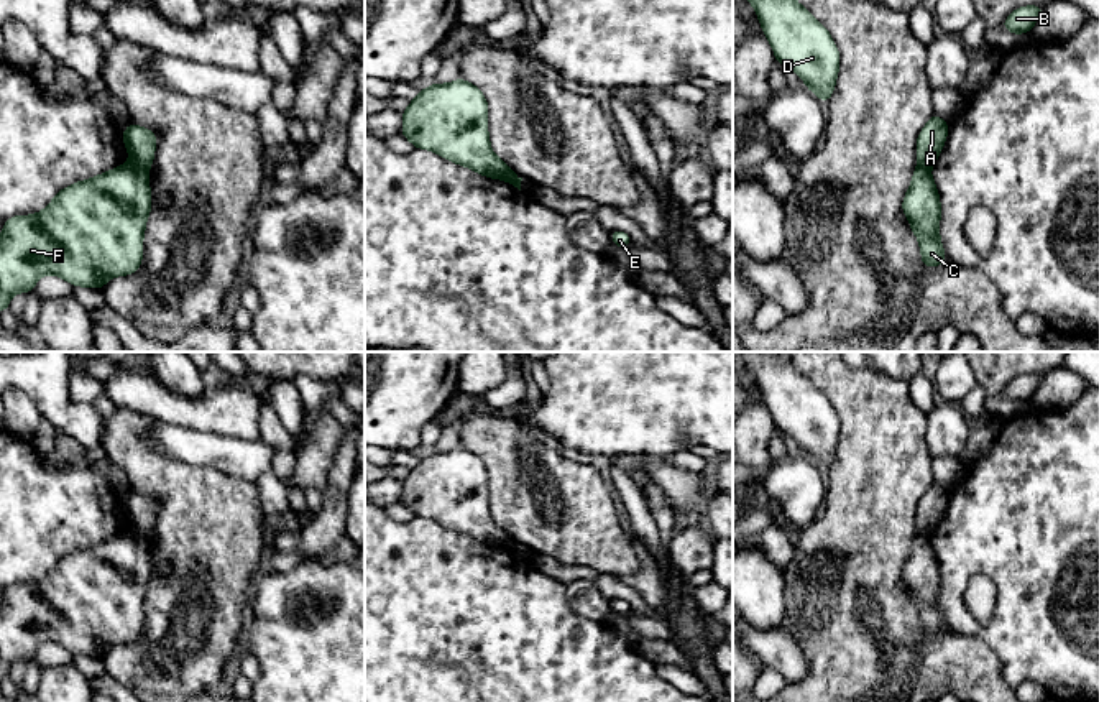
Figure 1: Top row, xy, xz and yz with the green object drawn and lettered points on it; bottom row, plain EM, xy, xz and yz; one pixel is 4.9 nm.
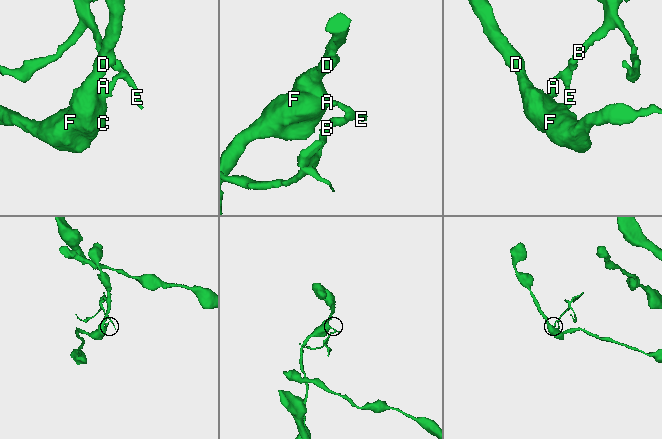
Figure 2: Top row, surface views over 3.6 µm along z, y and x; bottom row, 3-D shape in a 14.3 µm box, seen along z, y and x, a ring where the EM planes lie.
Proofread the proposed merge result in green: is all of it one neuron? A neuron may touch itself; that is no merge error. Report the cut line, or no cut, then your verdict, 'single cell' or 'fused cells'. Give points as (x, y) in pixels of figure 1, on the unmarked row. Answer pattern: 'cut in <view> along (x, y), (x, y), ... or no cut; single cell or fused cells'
cut in xy along (130, 530), (147, 540); fused cells

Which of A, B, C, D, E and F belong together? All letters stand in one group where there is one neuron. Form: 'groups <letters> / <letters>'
groups A B E / C D F

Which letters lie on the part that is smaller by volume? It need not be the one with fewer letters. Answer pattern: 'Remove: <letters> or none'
Remove: A, B, E

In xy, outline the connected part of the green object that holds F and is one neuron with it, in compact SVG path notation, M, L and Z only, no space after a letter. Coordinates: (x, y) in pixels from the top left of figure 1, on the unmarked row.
M128 529L61 557L38 582L7 587L0 603L0 681L15 661L31 661L44 643L102 658L110 646L138 640L151 577L149 543Z

